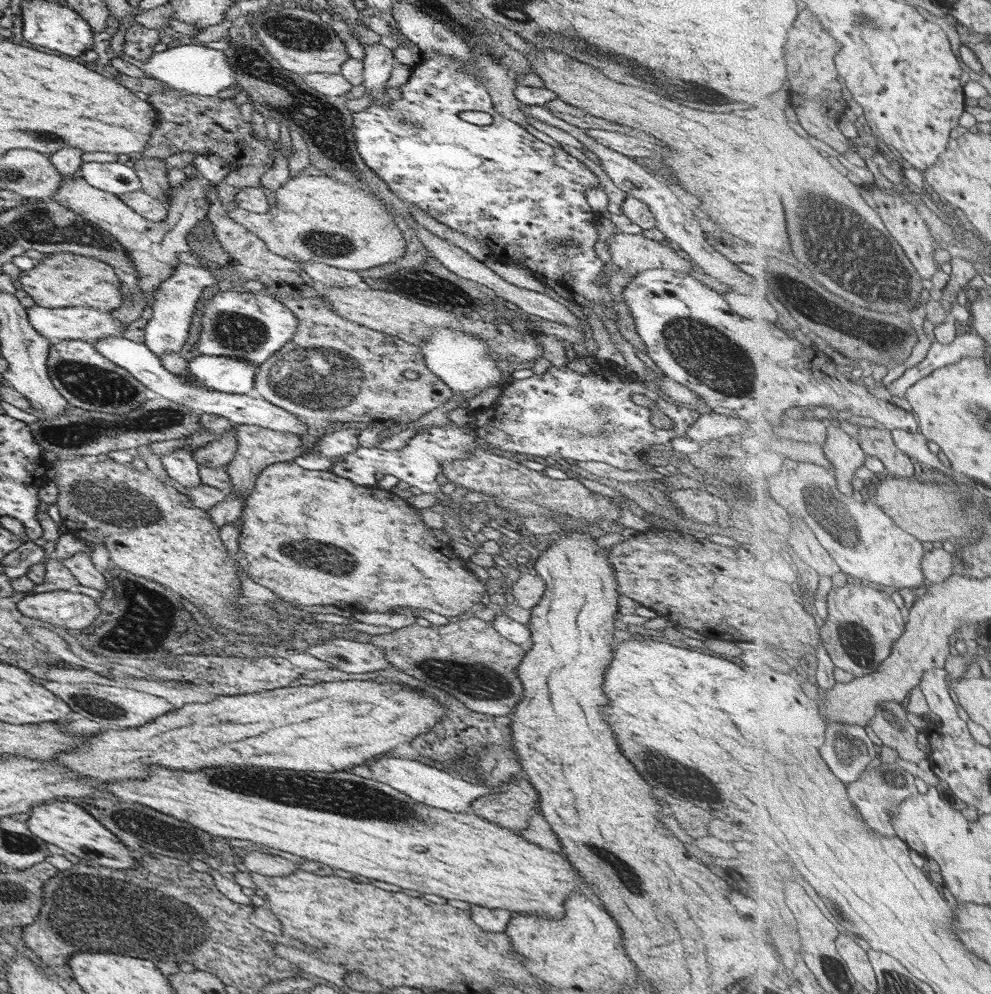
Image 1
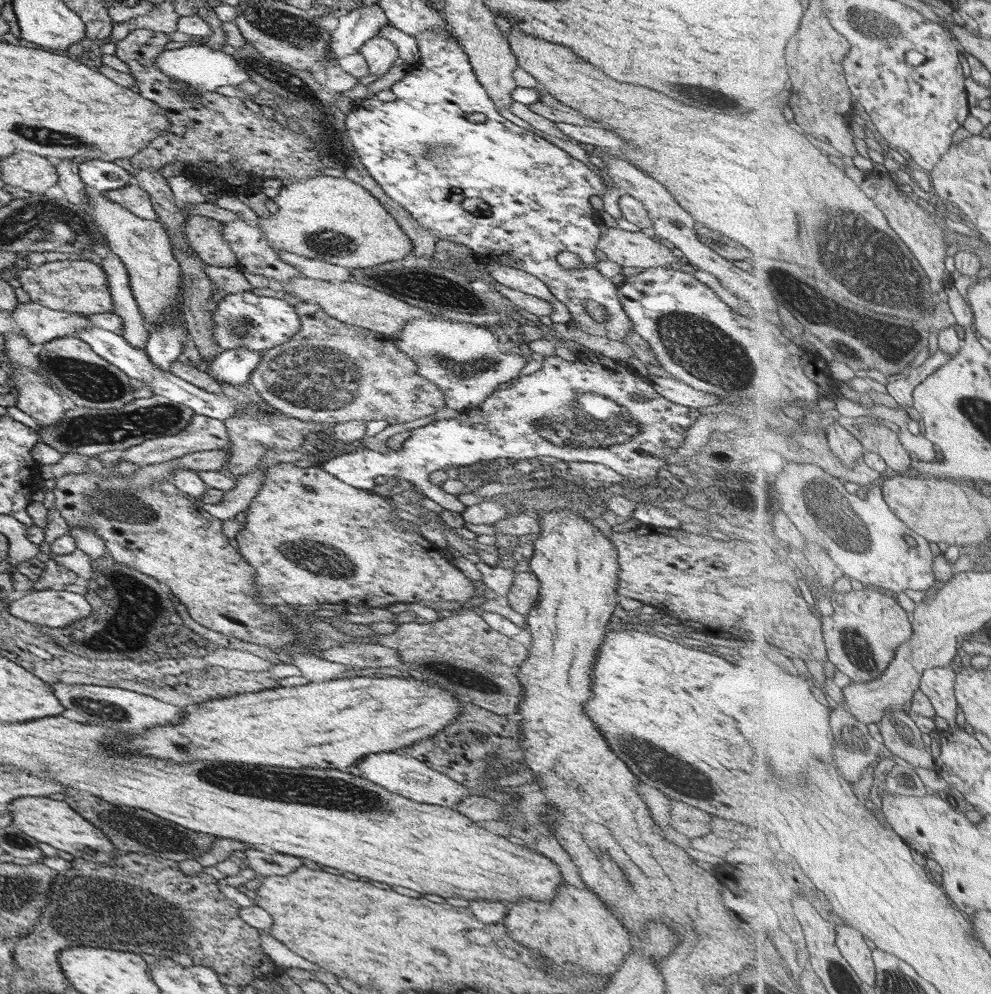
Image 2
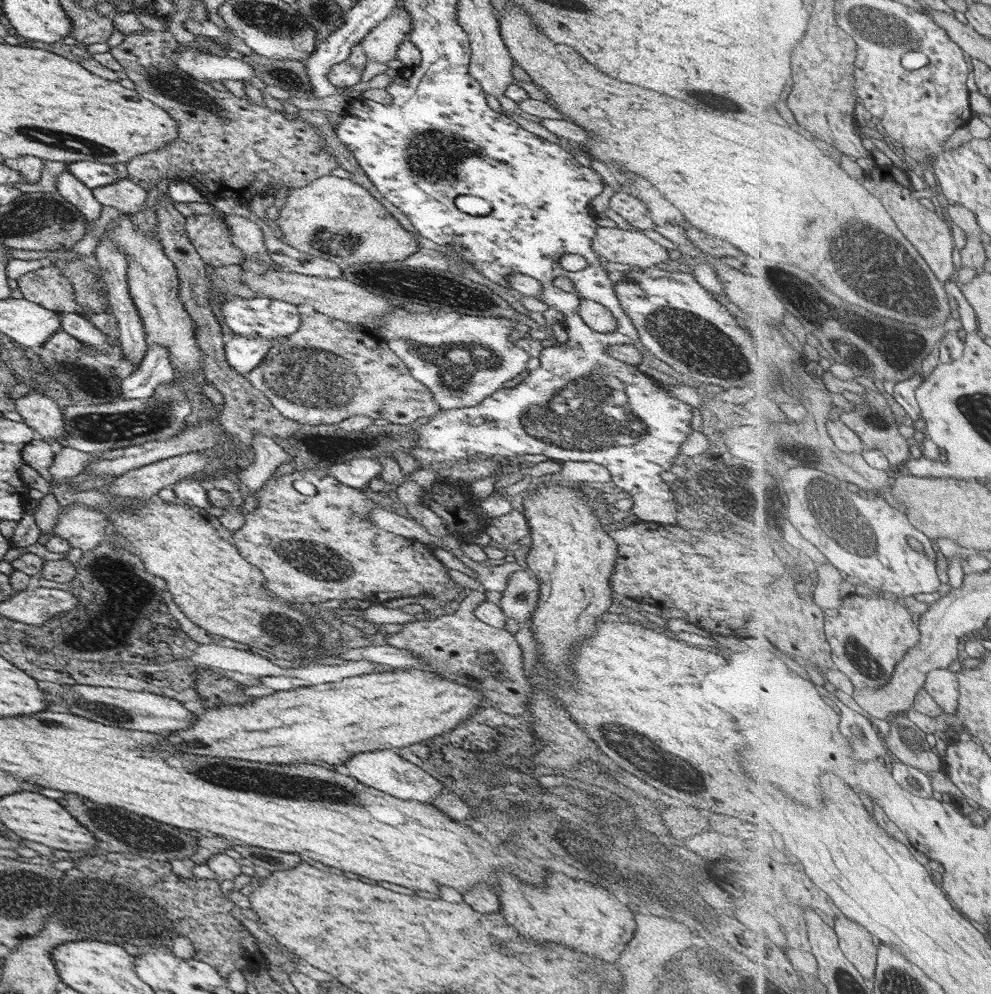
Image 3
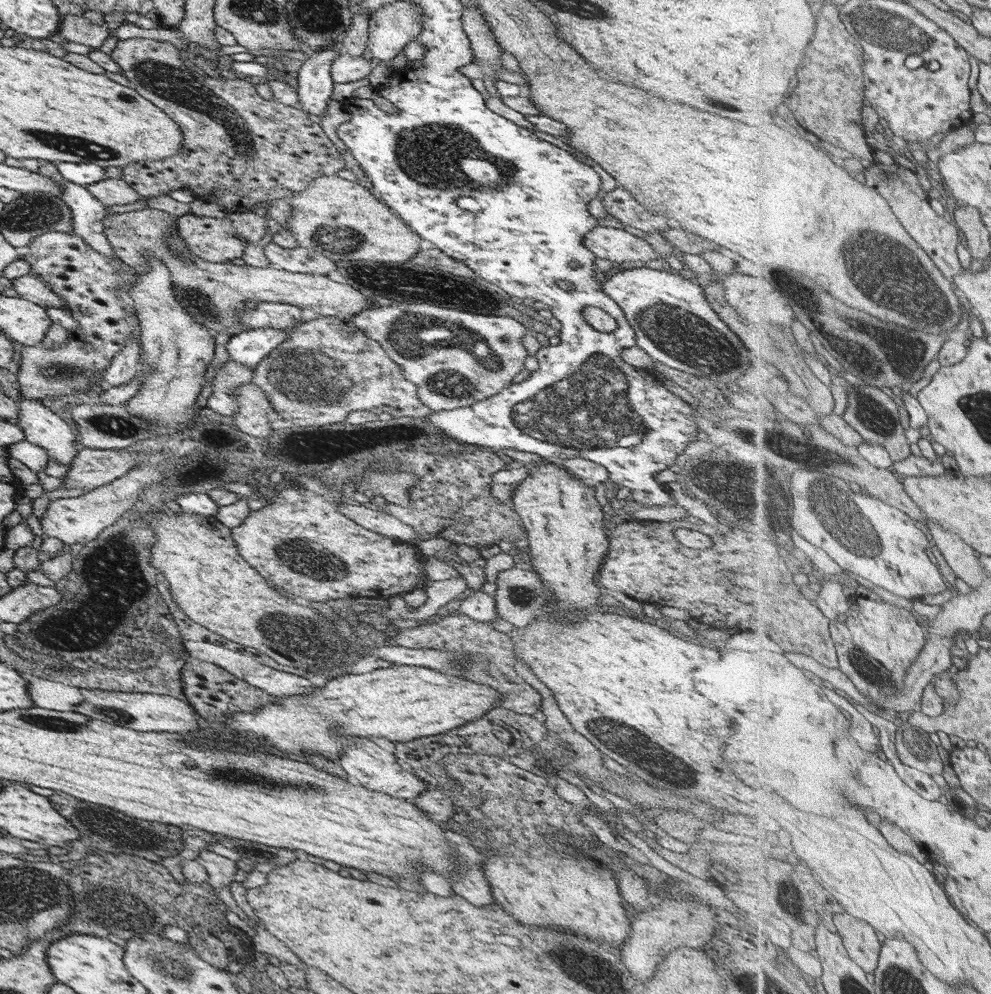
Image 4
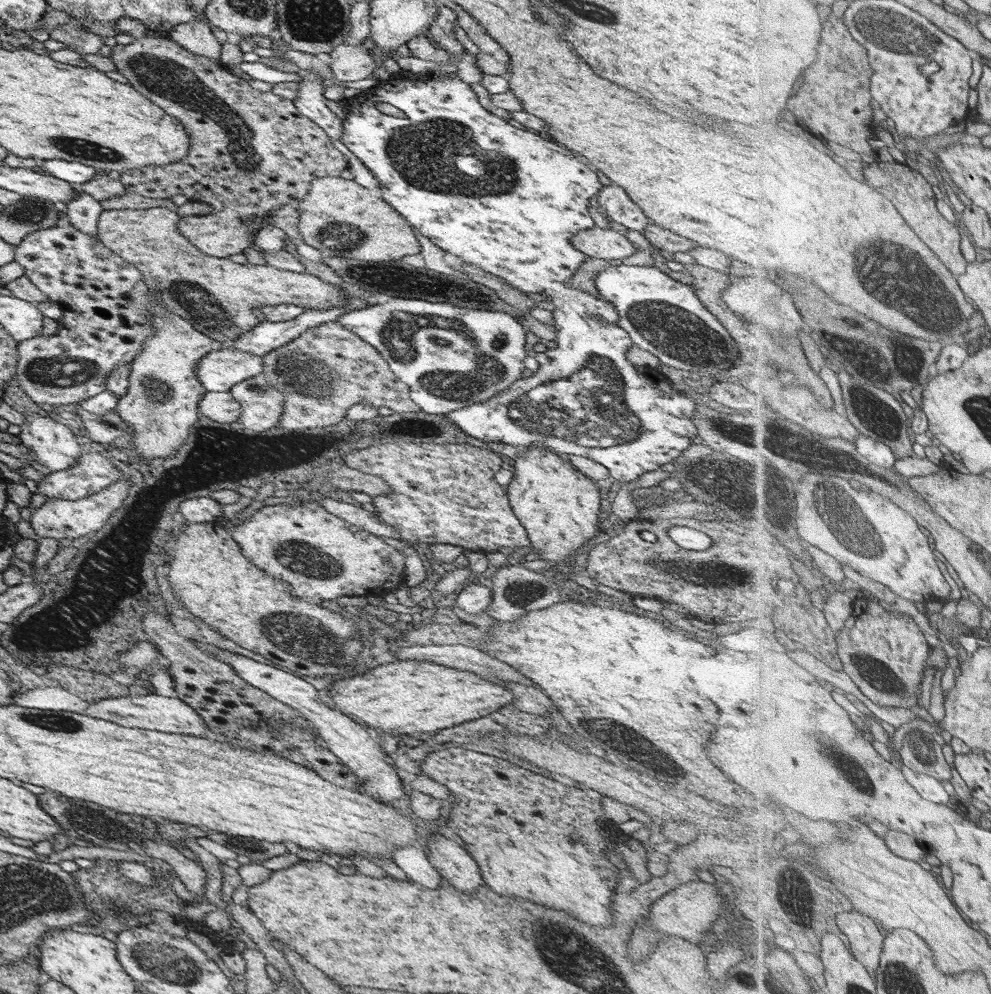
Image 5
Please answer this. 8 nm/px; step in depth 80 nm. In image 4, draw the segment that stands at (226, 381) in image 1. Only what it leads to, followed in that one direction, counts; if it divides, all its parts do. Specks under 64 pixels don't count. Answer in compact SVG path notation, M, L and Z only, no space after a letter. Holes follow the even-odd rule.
M271 327L239 331L230 337L225 348L229 358L236 363L254 367L278 344L282 344L290 331L289 329L280 331Z

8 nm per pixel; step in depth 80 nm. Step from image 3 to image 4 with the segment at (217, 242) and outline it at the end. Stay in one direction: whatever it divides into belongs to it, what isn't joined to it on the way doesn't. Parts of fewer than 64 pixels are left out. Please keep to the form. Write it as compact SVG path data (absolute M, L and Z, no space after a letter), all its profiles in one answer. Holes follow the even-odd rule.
M227 213L222 218L183 214L178 216L175 224L179 237L184 240L188 250L207 262L224 263L243 254L246 242L238 240L236 230L227 223Z

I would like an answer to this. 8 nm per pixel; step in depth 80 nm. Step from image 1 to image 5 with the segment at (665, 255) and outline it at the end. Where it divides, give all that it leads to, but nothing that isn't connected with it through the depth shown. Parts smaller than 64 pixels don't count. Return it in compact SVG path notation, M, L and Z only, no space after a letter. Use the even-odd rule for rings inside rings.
M597 225L578 230L573 236L570 236L570 243L584 256L602 258L606 261L621 260L636 251L636 246L621 232L610 228L599 228Z

